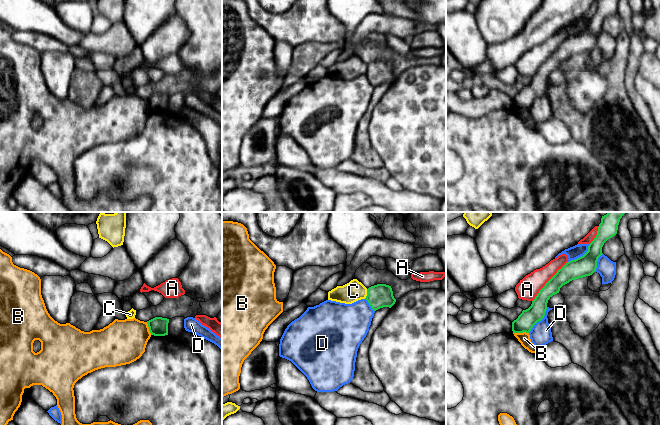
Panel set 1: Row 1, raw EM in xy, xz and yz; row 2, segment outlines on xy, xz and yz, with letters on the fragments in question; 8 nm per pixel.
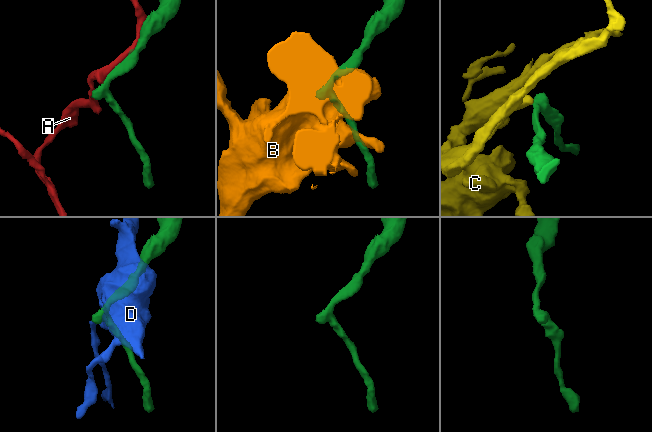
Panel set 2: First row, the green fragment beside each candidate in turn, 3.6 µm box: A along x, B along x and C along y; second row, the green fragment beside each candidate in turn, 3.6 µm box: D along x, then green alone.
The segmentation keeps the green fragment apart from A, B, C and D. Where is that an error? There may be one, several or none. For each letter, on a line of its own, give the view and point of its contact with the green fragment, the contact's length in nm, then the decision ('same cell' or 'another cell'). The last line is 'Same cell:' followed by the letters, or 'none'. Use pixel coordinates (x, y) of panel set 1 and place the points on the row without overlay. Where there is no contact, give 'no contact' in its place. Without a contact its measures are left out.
A: yz (548, 57) | 440 nm | another cell
B: yz (520, 108) | 130 nm | another cell
C: xz (367, 70) | 80 nm | another cell
D: yz (540, 96) | 260 nm | another cell
Same cell: none

